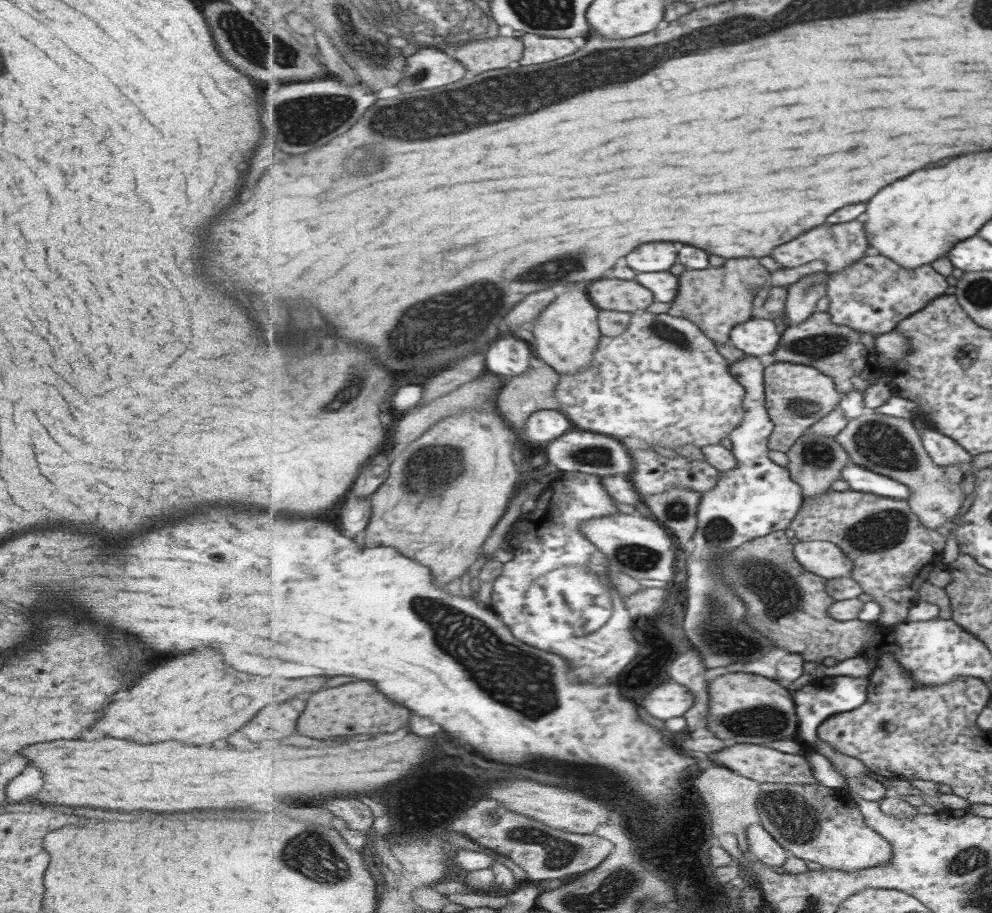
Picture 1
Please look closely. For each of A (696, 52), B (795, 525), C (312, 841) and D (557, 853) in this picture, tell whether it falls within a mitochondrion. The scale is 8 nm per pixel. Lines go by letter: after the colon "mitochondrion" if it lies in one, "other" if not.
A: mitochondrion
B: other
C: mitochondrion
D: mitochondrion

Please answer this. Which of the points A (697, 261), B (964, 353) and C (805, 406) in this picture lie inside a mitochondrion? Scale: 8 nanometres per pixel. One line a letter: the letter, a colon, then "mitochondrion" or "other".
A: other
B: other
C: mitochondrion

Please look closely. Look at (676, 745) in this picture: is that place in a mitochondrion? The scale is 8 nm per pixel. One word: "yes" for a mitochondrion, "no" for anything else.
no

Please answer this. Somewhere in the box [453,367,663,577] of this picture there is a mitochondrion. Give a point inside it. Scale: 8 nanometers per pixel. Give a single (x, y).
(598, 456)

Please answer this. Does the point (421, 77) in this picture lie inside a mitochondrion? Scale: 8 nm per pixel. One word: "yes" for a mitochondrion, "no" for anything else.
yes

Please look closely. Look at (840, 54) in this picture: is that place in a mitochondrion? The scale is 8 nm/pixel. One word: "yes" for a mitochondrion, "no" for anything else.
no

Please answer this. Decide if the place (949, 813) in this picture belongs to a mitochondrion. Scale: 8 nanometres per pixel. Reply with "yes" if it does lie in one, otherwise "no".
no

